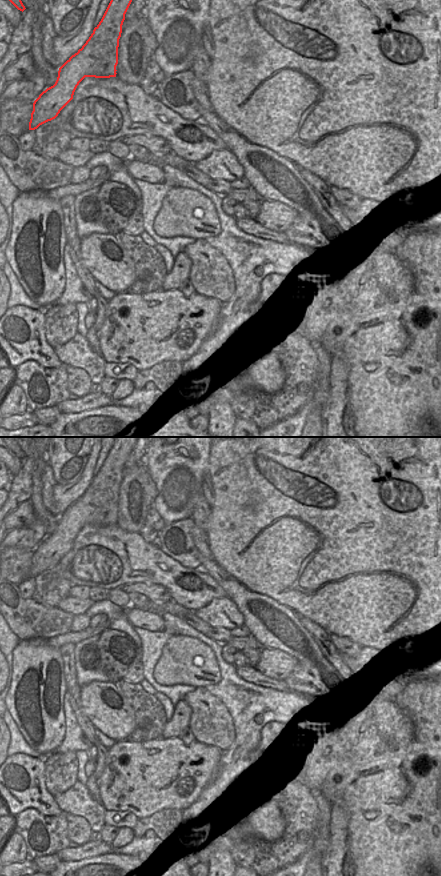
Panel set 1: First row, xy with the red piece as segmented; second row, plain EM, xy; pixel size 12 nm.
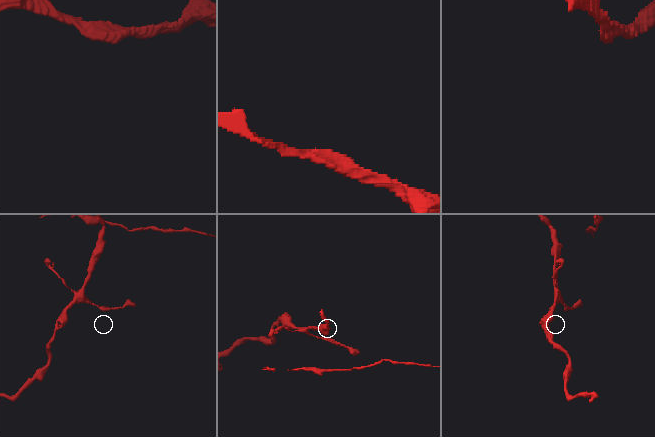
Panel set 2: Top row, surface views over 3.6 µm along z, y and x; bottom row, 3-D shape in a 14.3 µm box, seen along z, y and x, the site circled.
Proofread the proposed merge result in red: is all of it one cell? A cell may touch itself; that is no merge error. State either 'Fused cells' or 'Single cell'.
Fused cells

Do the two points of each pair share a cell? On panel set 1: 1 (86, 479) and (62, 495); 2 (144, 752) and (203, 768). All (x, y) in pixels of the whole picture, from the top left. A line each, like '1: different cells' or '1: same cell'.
1: same cell
2: same cell

